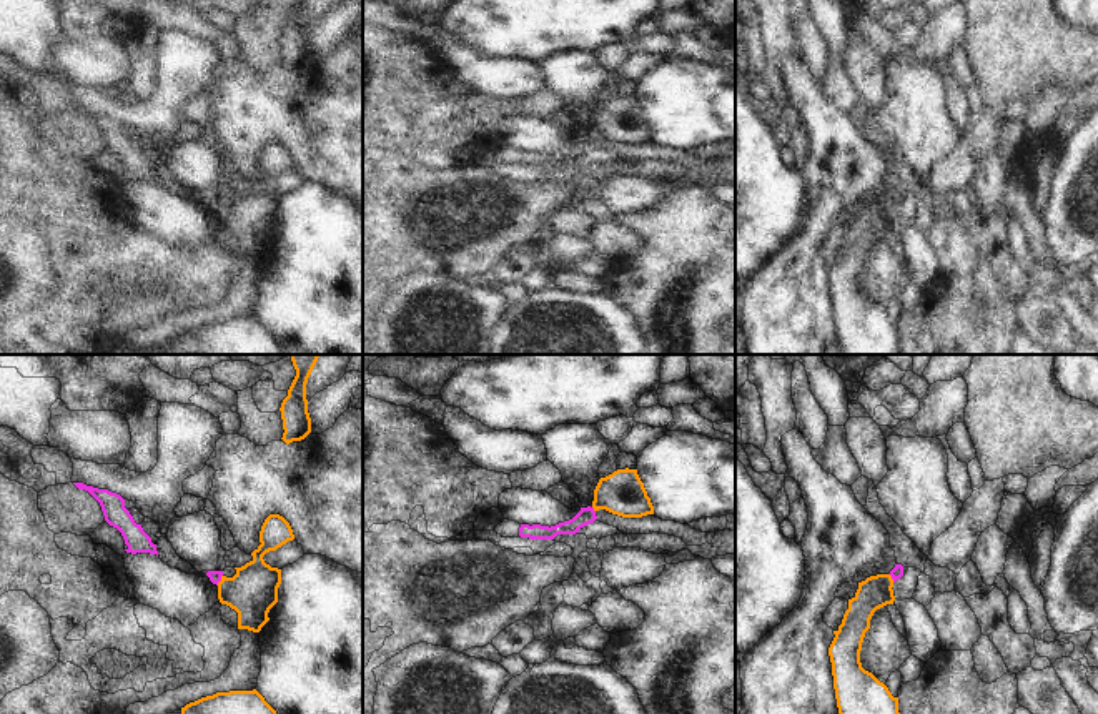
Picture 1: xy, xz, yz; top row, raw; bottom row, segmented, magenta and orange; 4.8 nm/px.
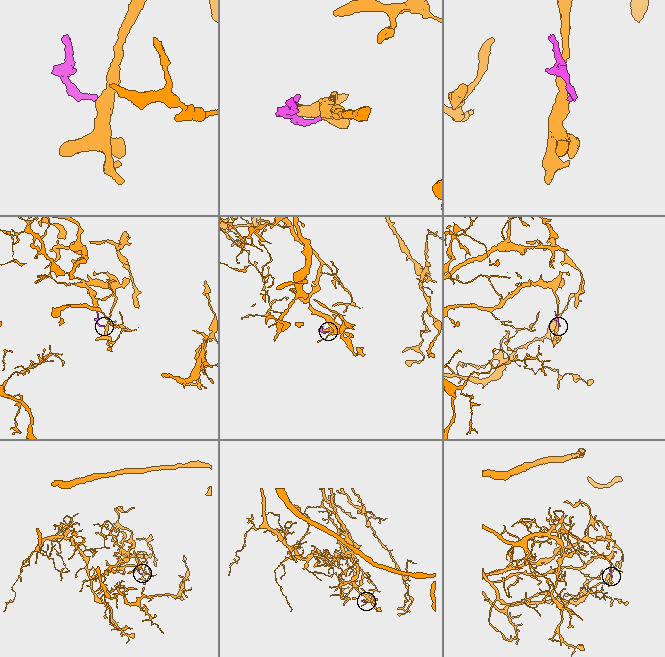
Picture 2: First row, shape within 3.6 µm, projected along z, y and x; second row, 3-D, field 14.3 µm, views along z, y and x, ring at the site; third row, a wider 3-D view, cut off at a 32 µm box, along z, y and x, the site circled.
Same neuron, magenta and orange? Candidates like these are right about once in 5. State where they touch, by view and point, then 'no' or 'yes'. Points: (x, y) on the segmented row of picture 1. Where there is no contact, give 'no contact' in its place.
contact xy (220, 580); no

